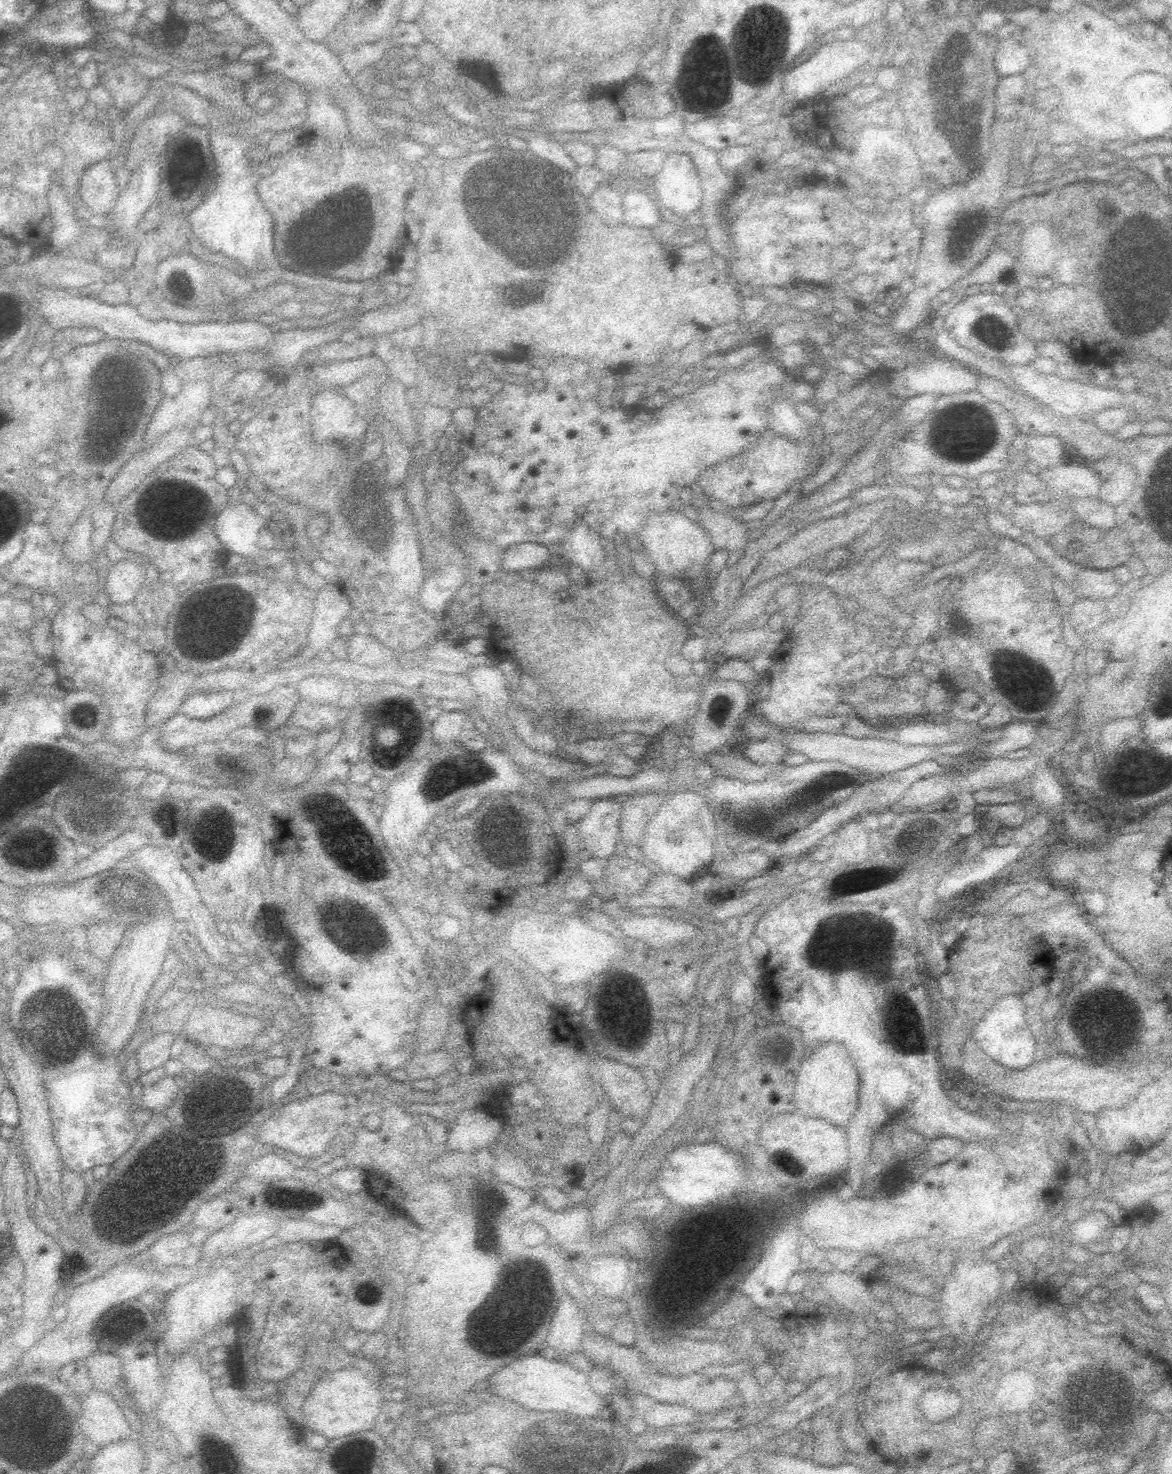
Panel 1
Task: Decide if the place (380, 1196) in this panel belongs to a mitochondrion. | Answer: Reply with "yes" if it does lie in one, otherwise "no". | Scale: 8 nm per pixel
no

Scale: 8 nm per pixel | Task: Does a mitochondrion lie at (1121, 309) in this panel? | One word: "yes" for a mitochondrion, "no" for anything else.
yes

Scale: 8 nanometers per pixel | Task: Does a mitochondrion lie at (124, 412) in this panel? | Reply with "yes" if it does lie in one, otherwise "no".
yes

